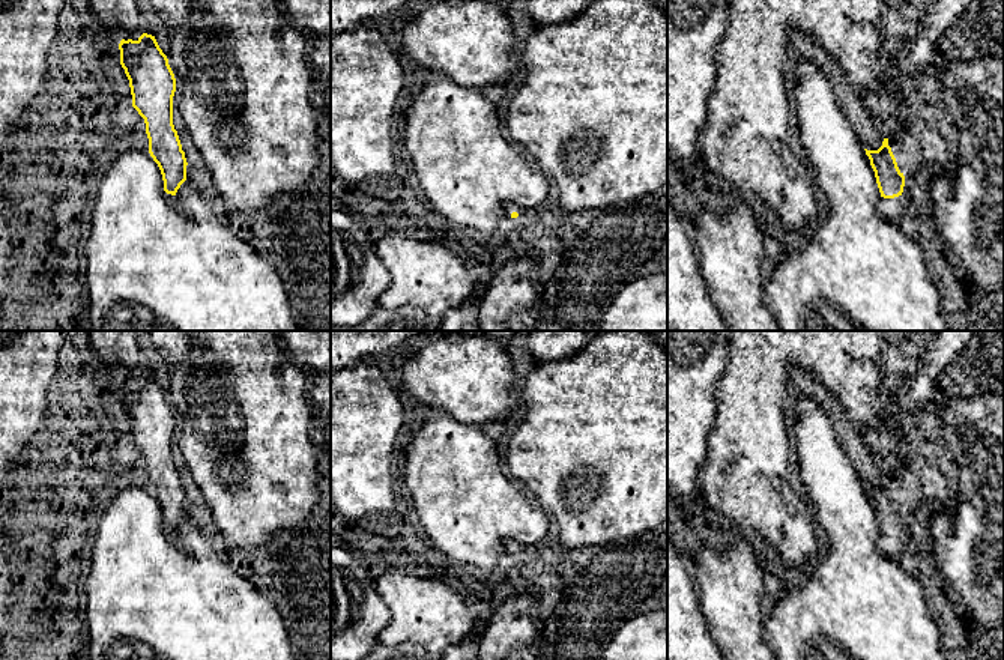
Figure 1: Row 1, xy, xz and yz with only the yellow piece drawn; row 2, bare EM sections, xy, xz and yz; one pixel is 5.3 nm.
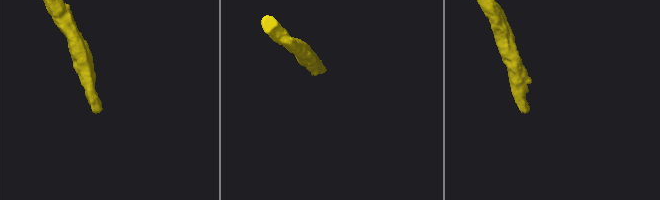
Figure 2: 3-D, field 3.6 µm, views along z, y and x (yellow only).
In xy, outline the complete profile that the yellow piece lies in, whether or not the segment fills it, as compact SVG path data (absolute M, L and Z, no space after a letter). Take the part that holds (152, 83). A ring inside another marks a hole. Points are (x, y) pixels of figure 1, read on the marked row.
M143 33L137 41L122 39L119 50L120 65L129 80L132 107L146 123L149 153L161 170L170 204L182 210L176 192L186 180L188 162L173 125L174 74L152 35Z

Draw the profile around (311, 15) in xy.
M283 0L290 20L311 35L331 38L331 0Z

